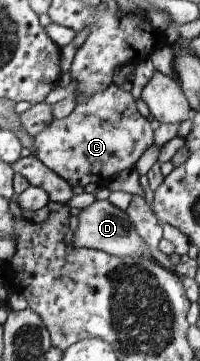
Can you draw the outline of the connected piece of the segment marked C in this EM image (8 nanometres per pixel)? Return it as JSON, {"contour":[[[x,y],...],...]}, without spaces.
{"contour":[[[112,83],[105,91],[101,91],[101,93],[97,93],[97,95],[93,95],[91,99],[85,99],[85,101],[79,101],[76,103],[75,109],[73,113],[70,113],[67,117],[63,119],[54,119],[49,123],[49,125],[38,133],[34,137],[34,143],[31,148],[33,156],[37,157],[39,161],[42,161],[51,171],[59,174],[59,177],[62,177],[71,185],[71,187],[85,187],[85,185],[91,185],[91,183],[109,183],[113,177],[117,177],[121,171],[127,171],[127,169],[131,169],[135,163],[137,163],[137,159],[143,155],[143,151],[148,147],[153,145],[153,129],[151,129],[151,125],[149,125],[149,121],[147,119],[143,119],[143,116],[146,114],[144,110],[137,111],[137,107],[135,107],[135,99],[133,99],[133,95],[131,92],[125,91],[123,88],[117,87],[114,83]]]}

